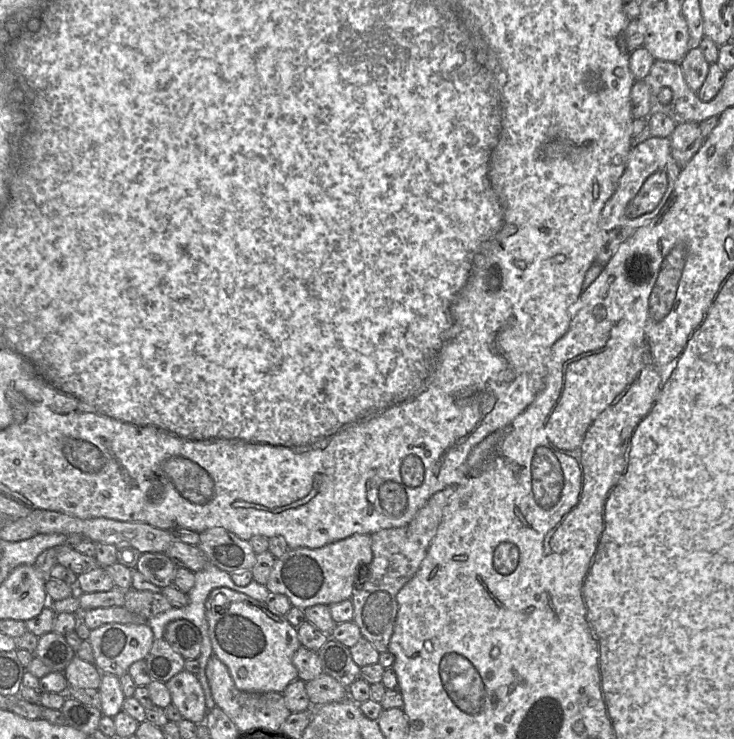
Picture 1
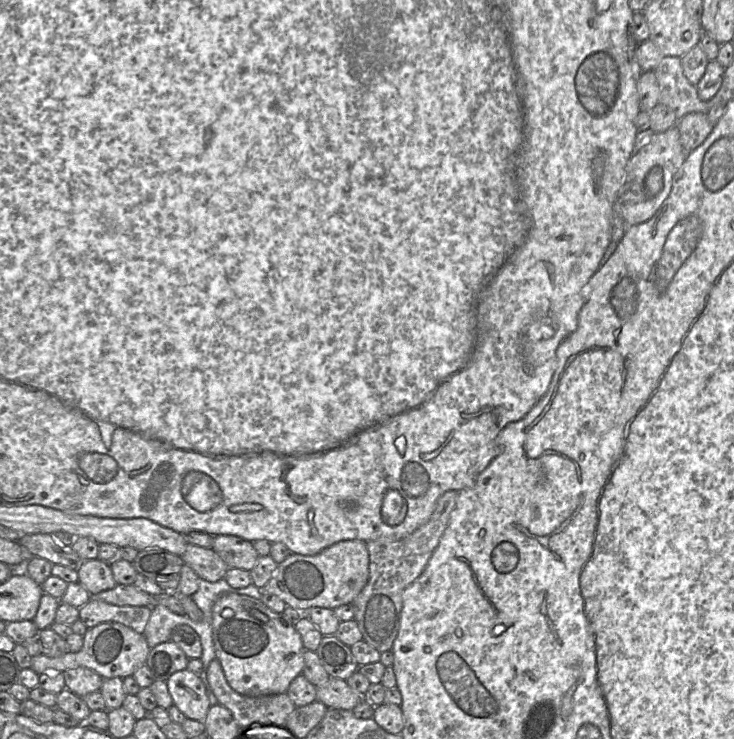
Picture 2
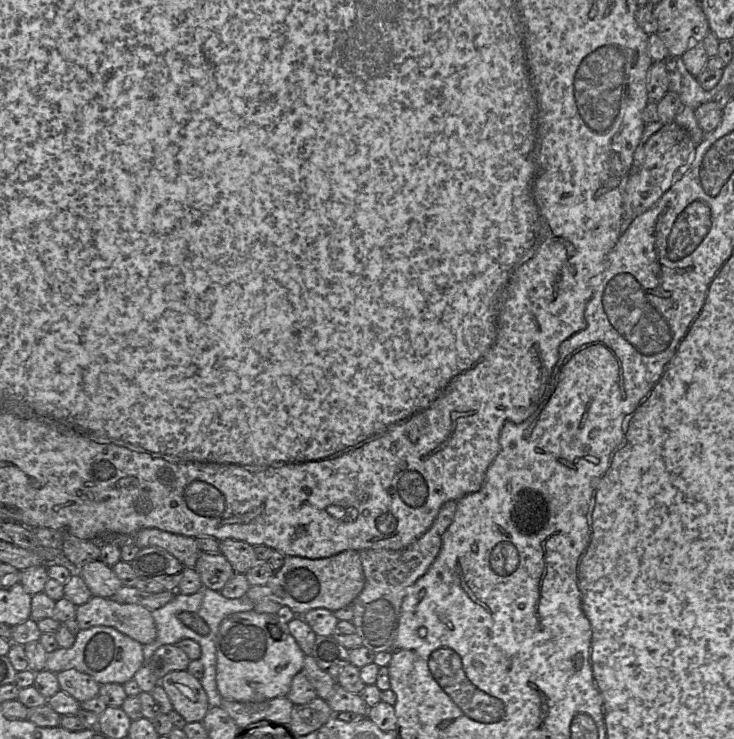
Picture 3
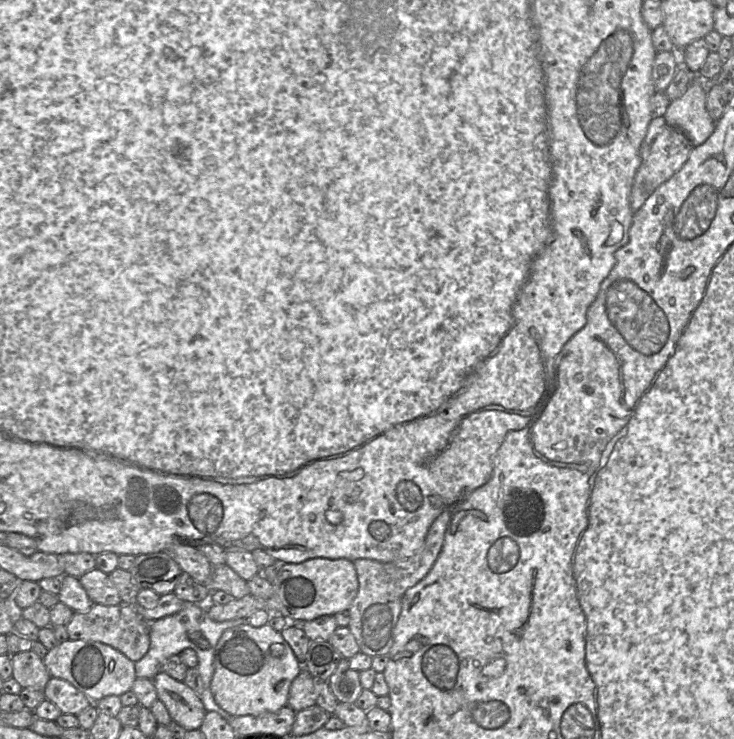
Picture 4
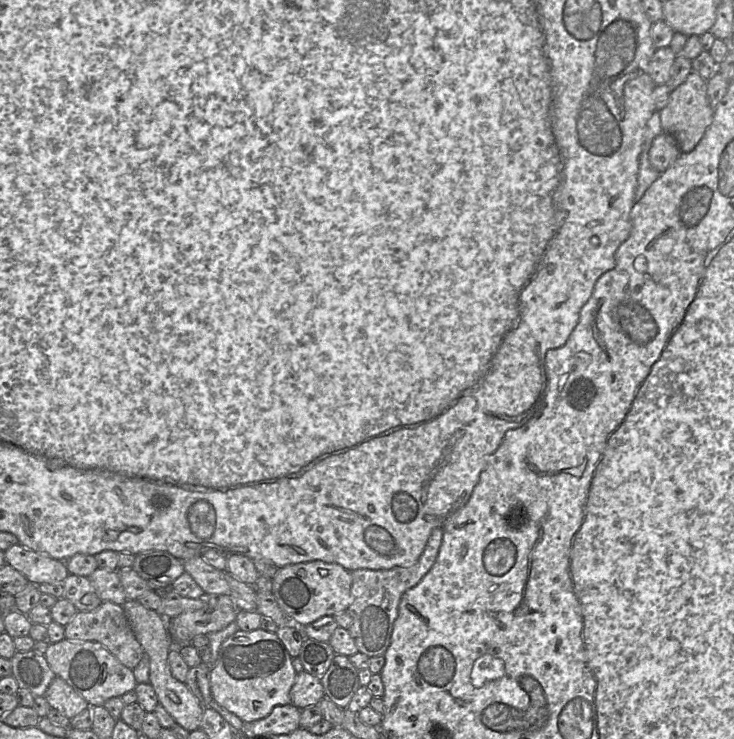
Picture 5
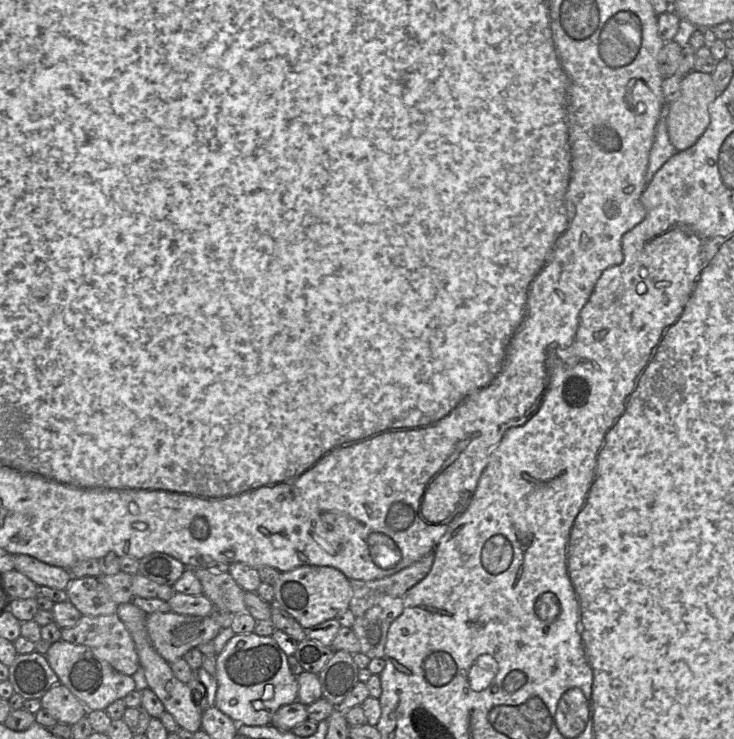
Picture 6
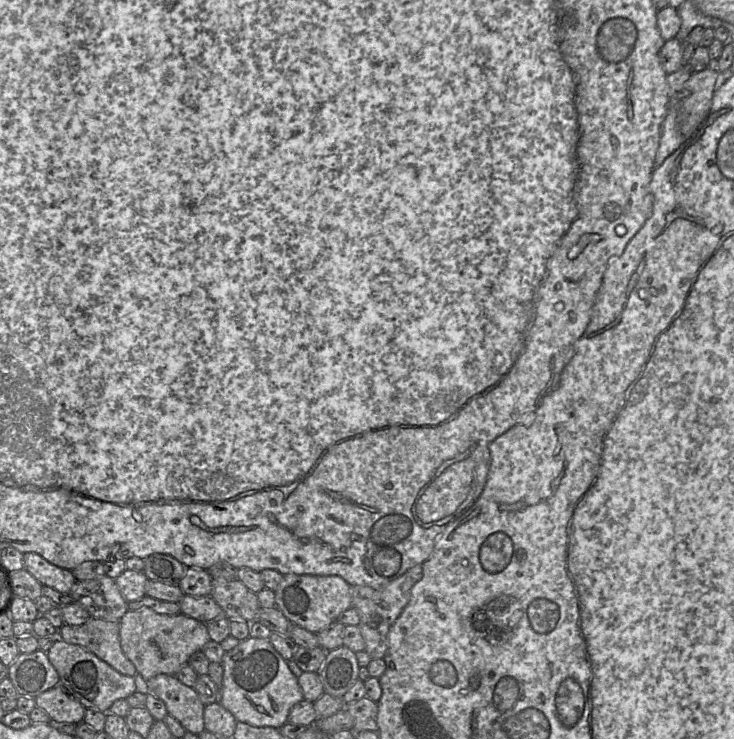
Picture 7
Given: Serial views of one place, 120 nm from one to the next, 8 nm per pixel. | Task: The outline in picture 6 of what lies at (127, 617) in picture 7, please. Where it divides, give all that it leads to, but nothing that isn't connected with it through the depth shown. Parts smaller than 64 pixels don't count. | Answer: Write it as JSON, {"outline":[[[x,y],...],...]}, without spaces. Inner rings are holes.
{"outline":[[[170,611],[146,614],[146,629],[156,652],[172,663],[200,644],[213,641],[222,628],[210,616]]]}

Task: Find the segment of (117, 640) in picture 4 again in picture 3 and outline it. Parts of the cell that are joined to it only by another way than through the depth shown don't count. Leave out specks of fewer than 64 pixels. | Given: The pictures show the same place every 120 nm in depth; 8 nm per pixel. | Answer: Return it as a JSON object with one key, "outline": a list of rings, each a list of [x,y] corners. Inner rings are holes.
{"outline":[[[92,596],[76,608],[75,620],[81,630],[111,627],[142,645],[156,639],[152,611],[137,604],[118,603],[110,598]]]}

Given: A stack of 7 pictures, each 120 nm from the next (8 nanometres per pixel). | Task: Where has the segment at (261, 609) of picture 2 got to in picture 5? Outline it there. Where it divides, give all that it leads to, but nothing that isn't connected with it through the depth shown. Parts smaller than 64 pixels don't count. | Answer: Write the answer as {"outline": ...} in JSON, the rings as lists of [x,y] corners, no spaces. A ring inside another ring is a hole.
{"outline":[[[258,628],[253,631],[242,631],[238,630],[236,633],[232,634],[230,637],[228,637],[221,645],[216,660],[214,664],[212,665],[212,654],[211,654],[211,672],[209,675],[209,686],[210,691],[212,695],[212,699],[219,704],[221,707],[229,711],[230,713],[237,716],[240,720],[243,722],[253,722],[256,720],[260,720],[262,718],[265,718],[267,715],[270,714],[272,709],[275,706],[279,705],[286,705],[291,704],[290,700],[290,690],[295,682],[296,679],[296,671],[294,670],[294,667],[292,665],[292,657],[290,656],[288,650],[286,649],[283,642],[278,638],[276,633],[265,631],[261,628]]]}

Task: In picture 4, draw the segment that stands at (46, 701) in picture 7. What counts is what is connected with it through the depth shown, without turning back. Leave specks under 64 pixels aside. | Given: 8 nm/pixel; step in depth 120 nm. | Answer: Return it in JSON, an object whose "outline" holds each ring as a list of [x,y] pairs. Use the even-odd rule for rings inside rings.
{"outline":[[[51,677],[43,692],[45,699],[54,703],[62,714],[77,716],[93,704],[82,692],[64,679]]]}

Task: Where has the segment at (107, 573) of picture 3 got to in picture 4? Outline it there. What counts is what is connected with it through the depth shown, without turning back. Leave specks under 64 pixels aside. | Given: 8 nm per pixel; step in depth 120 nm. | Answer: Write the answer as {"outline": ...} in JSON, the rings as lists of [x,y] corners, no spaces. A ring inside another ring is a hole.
{"outline":[[[97,567],[79,577],[80,583],[94,604],[118,605],[121,598],[110,576]]]}

